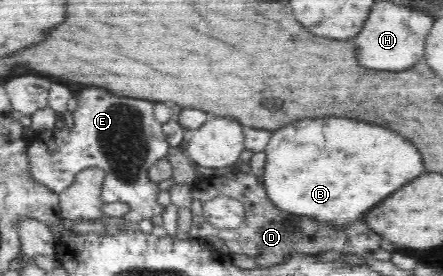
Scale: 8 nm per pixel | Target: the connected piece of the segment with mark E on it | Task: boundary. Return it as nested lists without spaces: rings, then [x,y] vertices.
[[[87,87],[75,96],[78,107],[69,113],[66,127],[39,132],[39,141],[47,145],[47,151],[35,153],[37,137],[29,143],[27,155],[32,180],[58,194],[69,187],[83,169],[97,167],[105,172],[101,187],[103,203],[121,202],[131,206],[131,211],[122,218],[138,223],[161,215],[165,207],[156,201],[161,190],[149,179],[148,171],[159,159],[167,157],[170,145],[162,132],[162,123],[155,119],[153,103],[117,97],[99,87]]]

